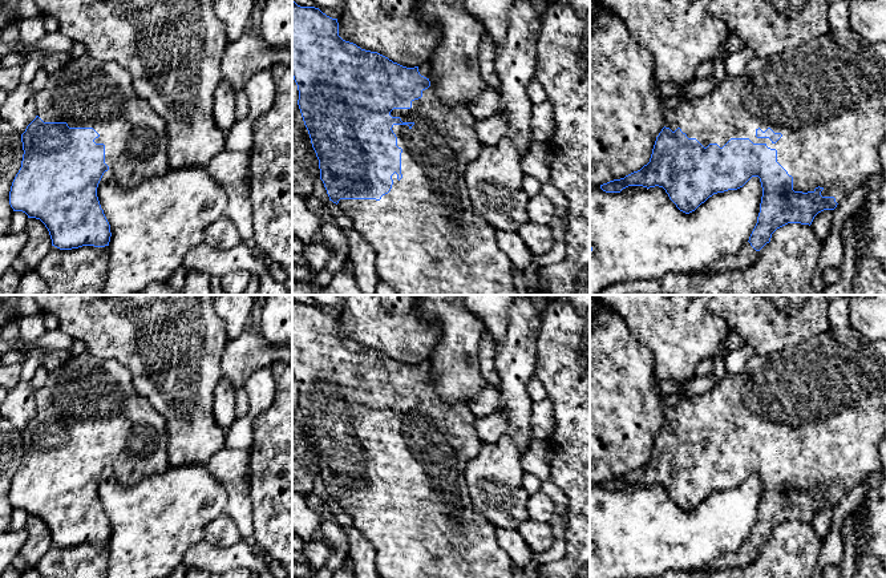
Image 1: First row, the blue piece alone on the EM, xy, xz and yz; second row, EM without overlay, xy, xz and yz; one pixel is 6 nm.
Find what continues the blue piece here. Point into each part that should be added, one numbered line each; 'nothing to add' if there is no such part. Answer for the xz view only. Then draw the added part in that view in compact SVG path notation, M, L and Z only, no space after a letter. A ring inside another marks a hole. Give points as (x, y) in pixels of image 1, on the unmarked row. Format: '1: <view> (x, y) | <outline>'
1: xz (425, 526) | M428 360L418 363L421 373L430 379L422 395L412 399L410 407L393 407L392 415L400 415L402 423L393 423L401 450L401 472L392 473L388 492L376 497L340 497L337 504L351 516L356 528L375 550L375 563L380 578L513 578L513 561L498 545L494 525L487 521L470 498L465 481L468 462L476 457L481 440L476 432L476 416L464 403L445 403L432 381Z

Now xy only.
1: xy (87, 389) | M89 352L73 356L49 372L46 383L35 391L35 400L44 420L93 425L100 432L94 440L105 442L105 461L121 484L133 485L170 468L166 421L146 397L137 393L132 372L116 359L101 359Z

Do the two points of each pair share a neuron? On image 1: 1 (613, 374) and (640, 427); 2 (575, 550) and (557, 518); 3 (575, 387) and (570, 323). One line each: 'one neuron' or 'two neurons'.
1: one neuron
2: two neurons
3: one neuron

